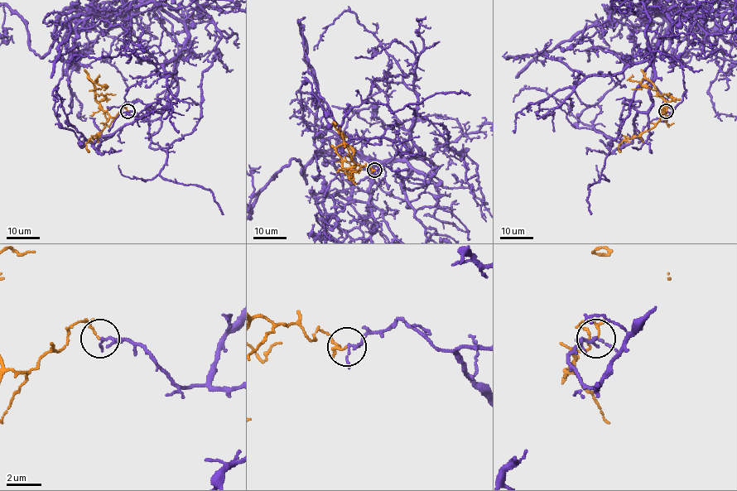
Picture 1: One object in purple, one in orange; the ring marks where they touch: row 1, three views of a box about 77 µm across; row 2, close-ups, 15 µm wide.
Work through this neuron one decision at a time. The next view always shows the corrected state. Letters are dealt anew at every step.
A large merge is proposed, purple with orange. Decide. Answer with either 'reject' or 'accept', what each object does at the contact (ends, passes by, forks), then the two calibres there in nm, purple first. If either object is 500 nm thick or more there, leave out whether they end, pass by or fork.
reject; purple forks there; orange passes by; 110 nm thick on the purple side, 70 nm on the other

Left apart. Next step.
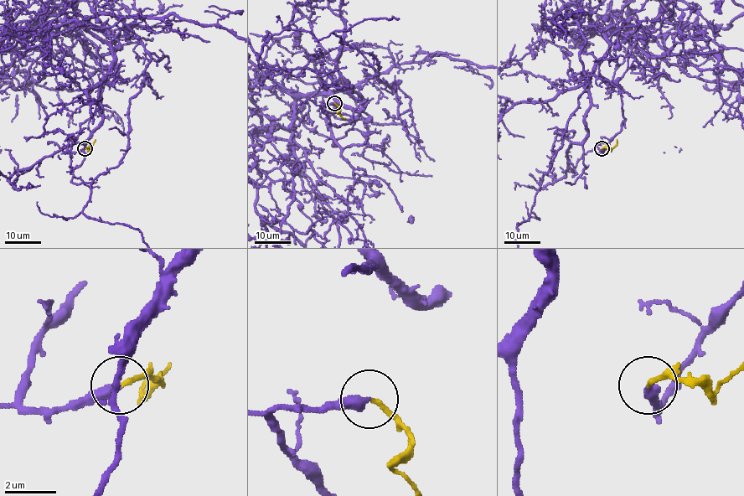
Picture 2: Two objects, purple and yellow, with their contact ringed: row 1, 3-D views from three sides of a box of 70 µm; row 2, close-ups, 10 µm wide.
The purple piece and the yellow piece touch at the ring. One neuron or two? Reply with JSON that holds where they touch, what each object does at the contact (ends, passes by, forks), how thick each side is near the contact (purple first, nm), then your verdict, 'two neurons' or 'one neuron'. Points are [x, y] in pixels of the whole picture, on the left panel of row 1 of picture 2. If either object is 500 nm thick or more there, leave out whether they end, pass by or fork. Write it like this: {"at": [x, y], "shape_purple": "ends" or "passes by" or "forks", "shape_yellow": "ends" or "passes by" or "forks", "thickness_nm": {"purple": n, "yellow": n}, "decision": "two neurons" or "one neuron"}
{"at": [85, 148], "shape_purple": "ends", "shape_yellow": "ends", "thickness_nm": {"purple": 360, "yellow": 170}, "decision": "one neuron"}

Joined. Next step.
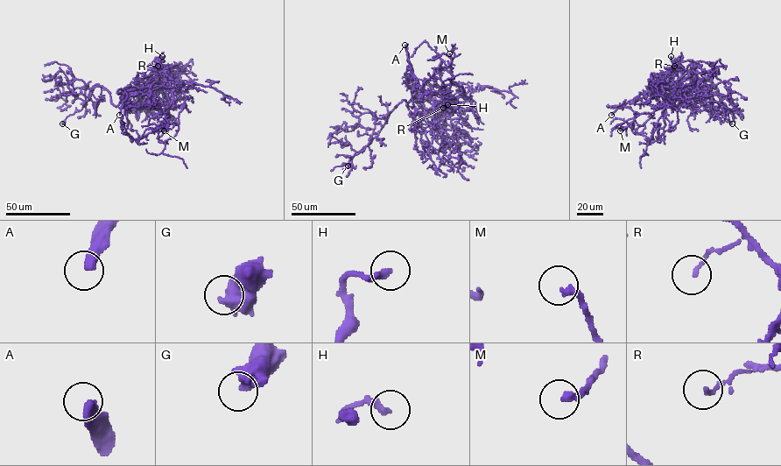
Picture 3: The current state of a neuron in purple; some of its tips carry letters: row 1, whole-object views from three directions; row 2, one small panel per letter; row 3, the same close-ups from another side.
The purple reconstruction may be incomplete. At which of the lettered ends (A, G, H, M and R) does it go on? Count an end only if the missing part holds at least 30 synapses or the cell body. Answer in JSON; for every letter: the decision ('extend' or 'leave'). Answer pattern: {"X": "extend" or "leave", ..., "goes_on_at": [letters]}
{"A": "extend", "G": "leave", "H": "leave", "M": "extend", "R": "leave", "goes_on_at": ["A", "M"]}

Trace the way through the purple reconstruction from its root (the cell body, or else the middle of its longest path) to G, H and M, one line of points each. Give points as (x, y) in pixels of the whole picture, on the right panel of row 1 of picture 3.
G: (665, 89), (669, 91), (666, 106), (671, 102), (672, 94), (685, 86), (690, 96), (732, 123)
H: (665, 89), (661, 90), (667, 88), (665, 81), (672, 74), (671, 56)
M: (665, 89), (661, 90), (667, 85), (672, 96), (664, 106), (650, 113), (640, 113), (620, 130)

